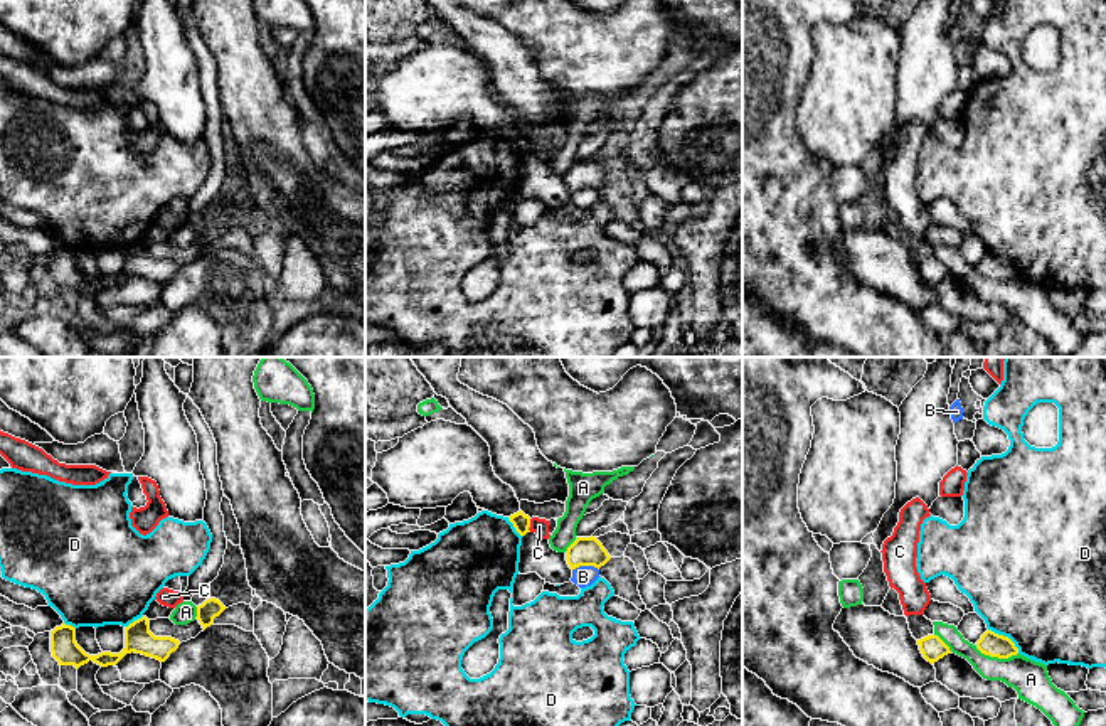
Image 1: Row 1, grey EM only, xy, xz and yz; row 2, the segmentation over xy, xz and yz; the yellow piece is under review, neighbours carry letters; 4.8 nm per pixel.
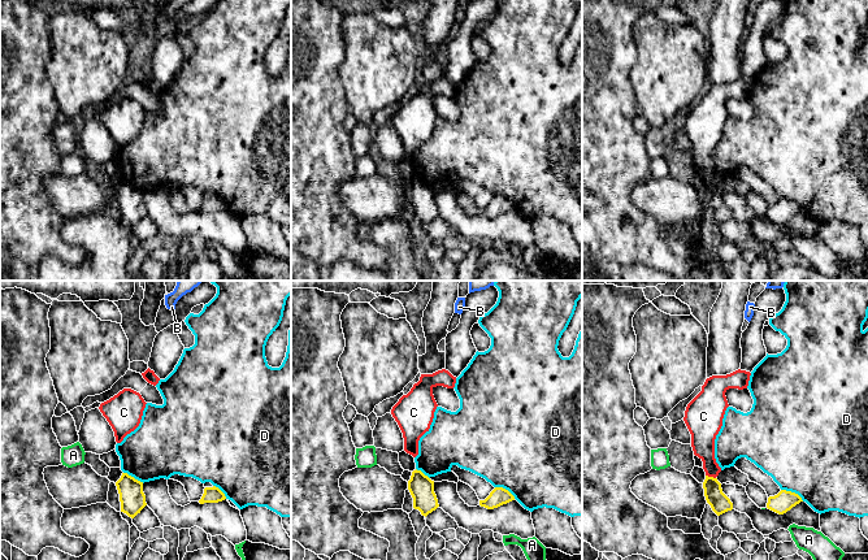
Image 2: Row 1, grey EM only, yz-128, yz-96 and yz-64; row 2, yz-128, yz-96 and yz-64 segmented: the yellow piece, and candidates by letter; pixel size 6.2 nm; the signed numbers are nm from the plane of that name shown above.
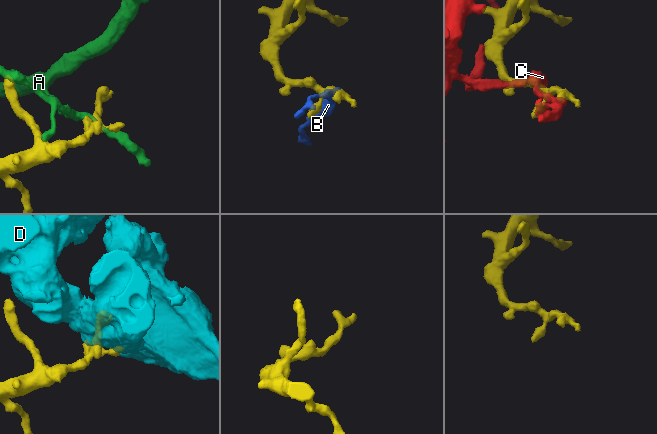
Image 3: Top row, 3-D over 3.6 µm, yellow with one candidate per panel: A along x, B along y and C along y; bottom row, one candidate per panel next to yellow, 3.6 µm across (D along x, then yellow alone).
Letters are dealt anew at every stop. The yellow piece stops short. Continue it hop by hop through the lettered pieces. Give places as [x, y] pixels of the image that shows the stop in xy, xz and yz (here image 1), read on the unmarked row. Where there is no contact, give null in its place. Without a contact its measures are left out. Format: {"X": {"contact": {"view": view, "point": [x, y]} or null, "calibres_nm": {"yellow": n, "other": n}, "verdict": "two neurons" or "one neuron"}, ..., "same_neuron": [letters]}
{"A": {"contact": {"view": "yz", "point": [997, 278]}, "calibres_nm": {"yellow": 120, "other": 180}, "verdict": "two neurons"}, "B": {"contact": {"view": "xz", "point": [584, 187]}, "calibres_nm": {"yellow": 140, "other": 100}, "verdict": "two neurons"}, "C": {"contact": {"view": "xz", "point": [529, 147]}, "calibres_nm": {"yellow": 80, "other": 80}, "verdict": "two neurons"}, "D": {"contact": {"view": "yz", "point": [1005, 260]}, "calibres_nm": {"yellow": 120, "other": 480}, "verdict": "two neurons"}, "same_neuron": []}

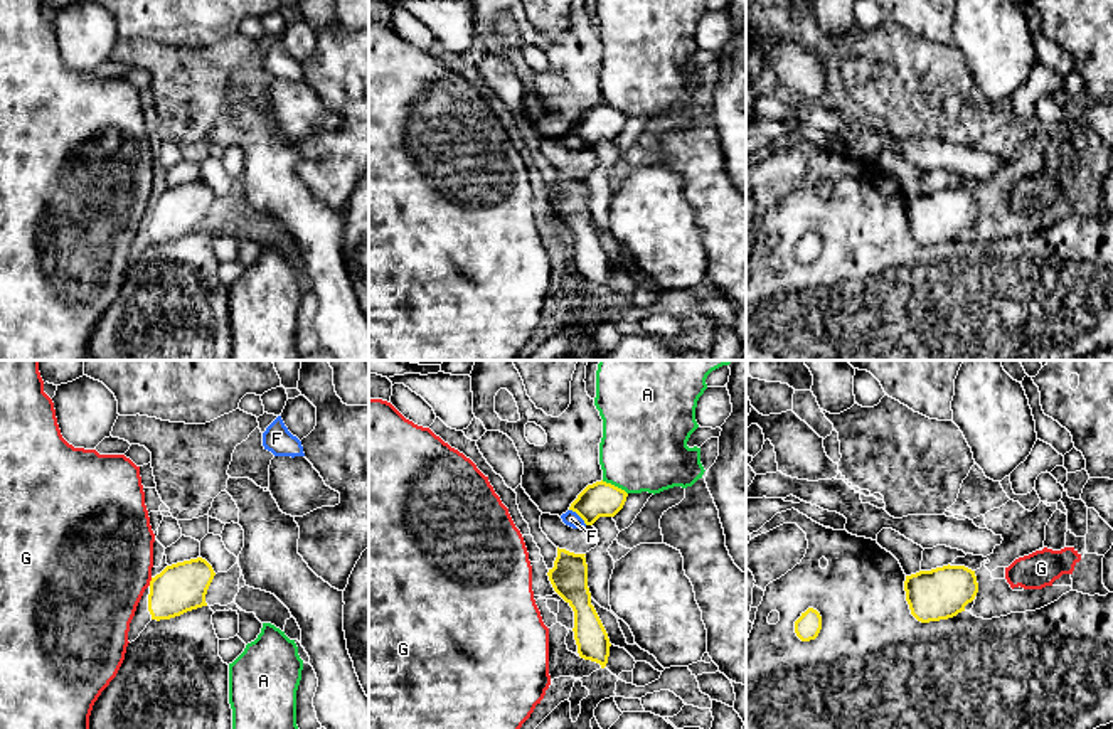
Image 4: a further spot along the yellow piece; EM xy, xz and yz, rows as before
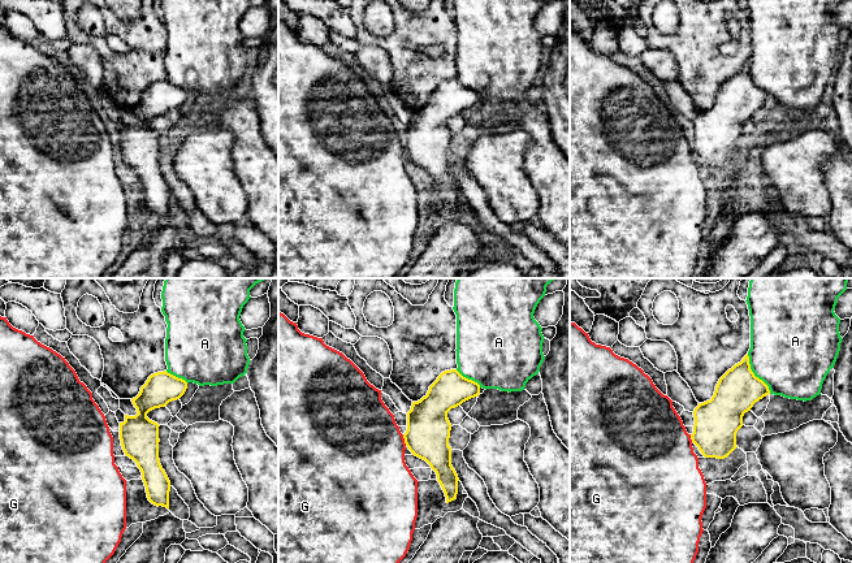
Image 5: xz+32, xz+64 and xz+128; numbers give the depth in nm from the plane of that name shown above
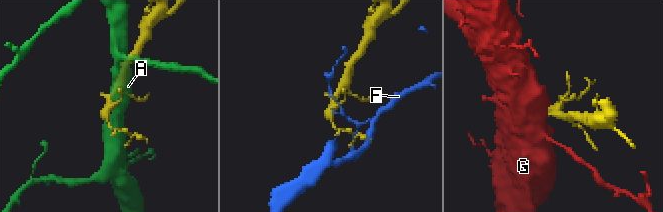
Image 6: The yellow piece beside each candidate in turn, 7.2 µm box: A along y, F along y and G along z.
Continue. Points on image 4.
{"A": {"contact": {"view": "xz", "point": [613, 108]}, "calibres_nm": {"yellow": 170, "other": 420}, "verdict": "two neurons"}, "F": {"contact": {"view": "xz", "point": [578, 137]}, "calibres_nm": {"yellow": 170, "other": 70}, "verdict": "two neurons"}, "G": {"contact": {"view": "xy", "point": [150, 204]}, "calibres_nm": {"yellow": 240, "other": 480}, "verdict": "one neuron"}, "same_neuron": ["G"]}

